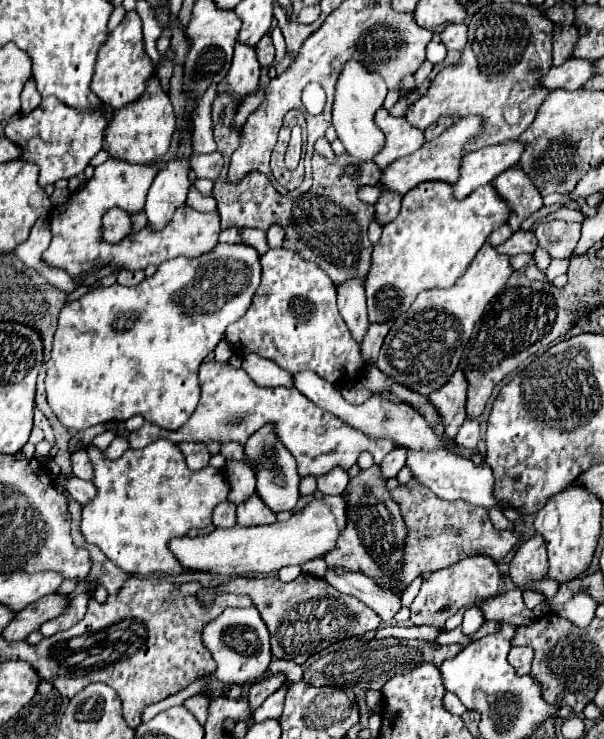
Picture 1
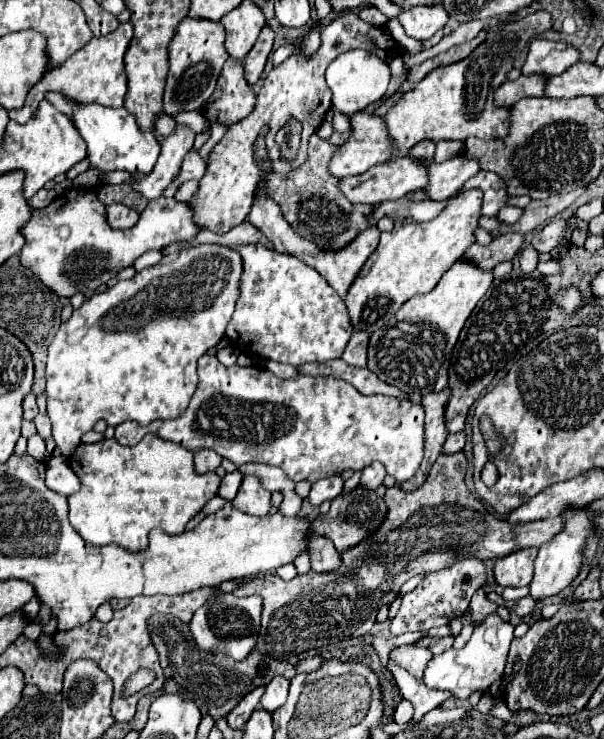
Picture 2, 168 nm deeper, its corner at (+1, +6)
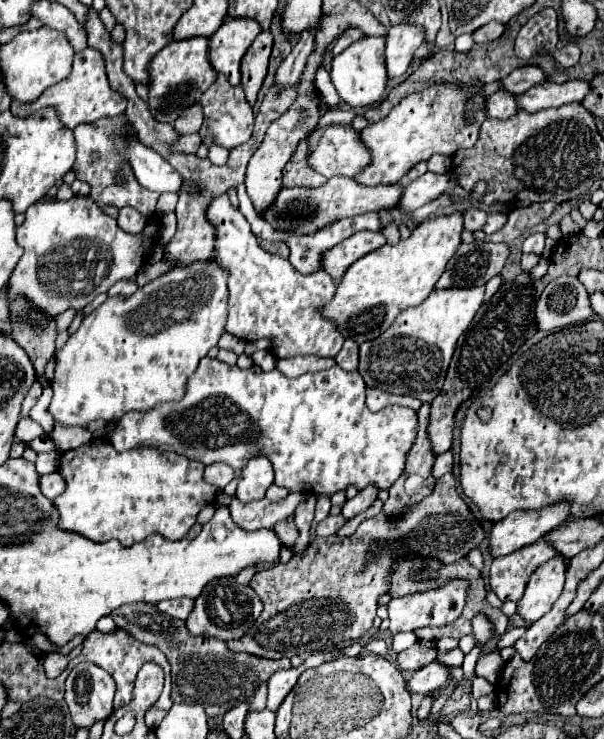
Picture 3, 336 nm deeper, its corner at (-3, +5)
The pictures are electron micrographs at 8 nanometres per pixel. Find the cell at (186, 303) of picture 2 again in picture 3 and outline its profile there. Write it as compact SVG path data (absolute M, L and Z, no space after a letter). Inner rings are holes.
M215 260L171 268L167 274L147 282L127 298L107 298L89 316L83 316L79 330L73 332L65 346L55 352L55 378L51 382L55 394L49 412L63 426L87 428L93 420L119 422L127 412L149 412L161 402L179 402L185 396L185 386L195 374L199 360L207 356L225 334L227 310L227 274Z

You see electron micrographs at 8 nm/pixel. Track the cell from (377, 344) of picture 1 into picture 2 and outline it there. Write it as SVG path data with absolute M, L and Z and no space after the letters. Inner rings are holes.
M353 333L341 359L353 367L365 367L365 349L367 349L367 343L369 343L369 333Z

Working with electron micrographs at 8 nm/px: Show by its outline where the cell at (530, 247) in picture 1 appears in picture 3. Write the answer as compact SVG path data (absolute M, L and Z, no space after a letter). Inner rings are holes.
M481 240L461 244L457 254L447 262L447 268L435 288L485 286L495 274L503 270L507 258L507 244L493 244Z

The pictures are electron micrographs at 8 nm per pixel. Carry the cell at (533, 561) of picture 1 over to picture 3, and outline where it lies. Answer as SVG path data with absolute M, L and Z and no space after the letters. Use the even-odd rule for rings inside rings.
M537 540L535 544L525 546L517 552L495 558L489 572L491 590L503 602L521 600L521 594L525 592L525 582L529 582L529 576L533 574L533 570L553 556L555 556L555 550L545 540Z

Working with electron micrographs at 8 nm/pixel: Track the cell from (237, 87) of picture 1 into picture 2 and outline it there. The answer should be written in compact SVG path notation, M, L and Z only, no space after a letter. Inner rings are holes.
M227 59L217 79L213 97L203 105L203 117L209 123L221 123L229 127L245 119L253 107L255 93L243 77L241 63Z

